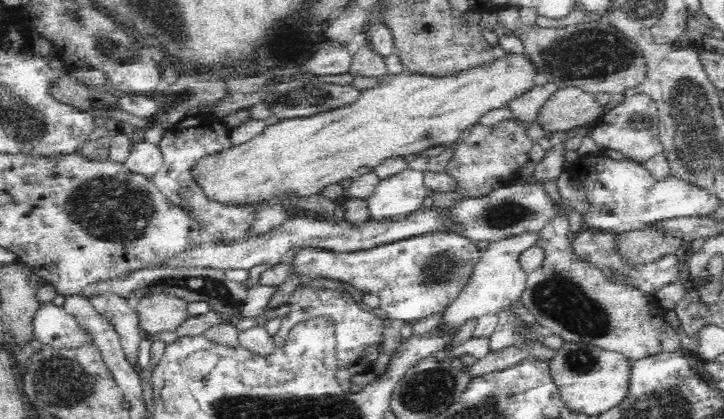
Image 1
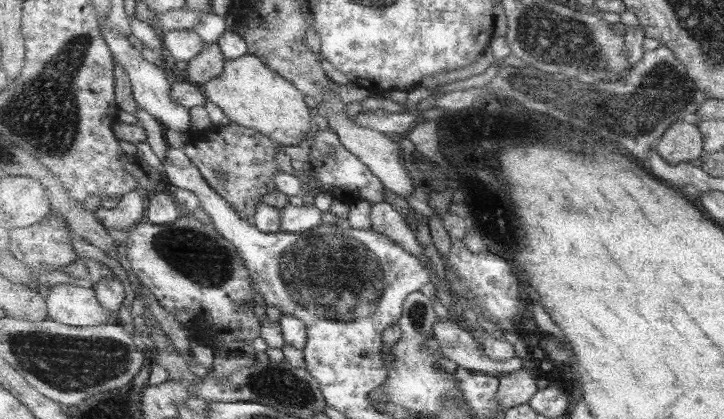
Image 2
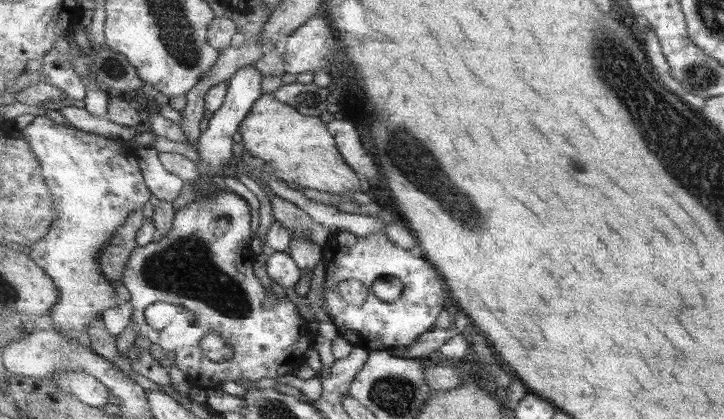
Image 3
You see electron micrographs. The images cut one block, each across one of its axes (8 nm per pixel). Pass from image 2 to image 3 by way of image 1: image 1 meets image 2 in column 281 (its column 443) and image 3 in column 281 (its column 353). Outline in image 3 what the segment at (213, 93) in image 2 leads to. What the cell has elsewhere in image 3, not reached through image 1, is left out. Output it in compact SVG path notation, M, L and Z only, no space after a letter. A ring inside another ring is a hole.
M272 93L265 94L255 102L249 116L241 122L239 132L242 136L244 149L253 157L262 159L266 167L275 170L276 174L286 182L295 182L304 188L315 188L329 194L349 194L351 190L364 190L366 185L363 178L349 164L340 152L335 135L330 131L327 123L318 116L309 116L293 108L291 104L285 104L275 99Z

